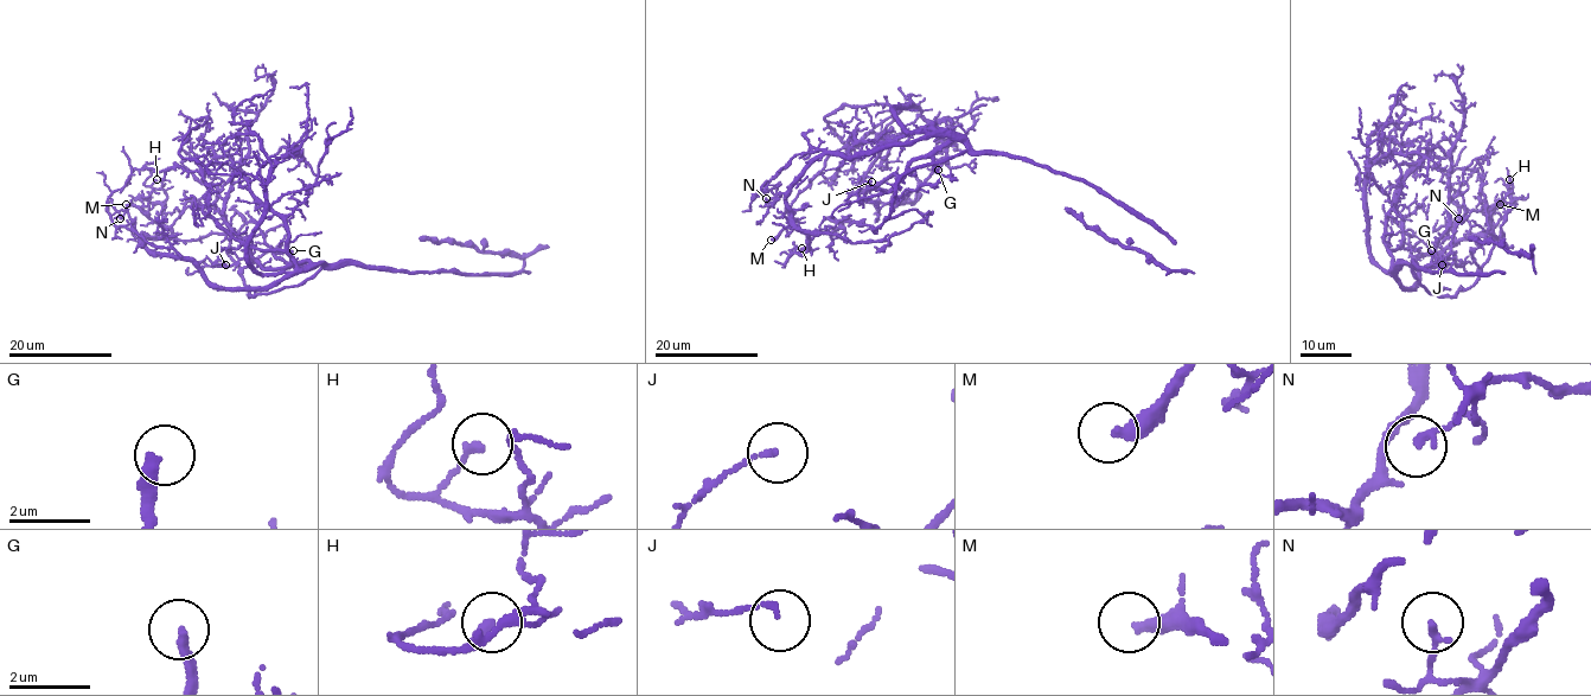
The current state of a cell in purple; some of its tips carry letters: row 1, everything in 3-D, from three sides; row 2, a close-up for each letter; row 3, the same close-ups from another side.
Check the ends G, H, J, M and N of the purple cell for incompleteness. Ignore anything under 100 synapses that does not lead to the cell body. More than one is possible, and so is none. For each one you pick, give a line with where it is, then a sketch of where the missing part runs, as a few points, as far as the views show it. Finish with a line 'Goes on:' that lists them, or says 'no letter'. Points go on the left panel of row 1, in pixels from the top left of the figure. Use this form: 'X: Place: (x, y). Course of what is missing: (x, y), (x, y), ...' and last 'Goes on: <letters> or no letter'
G: Place: (293, 250). Course of what is missing: (293, 250), (293, 246), (315, 222), (352, 206), (366, 189), (384, 182)
Goes on: G

